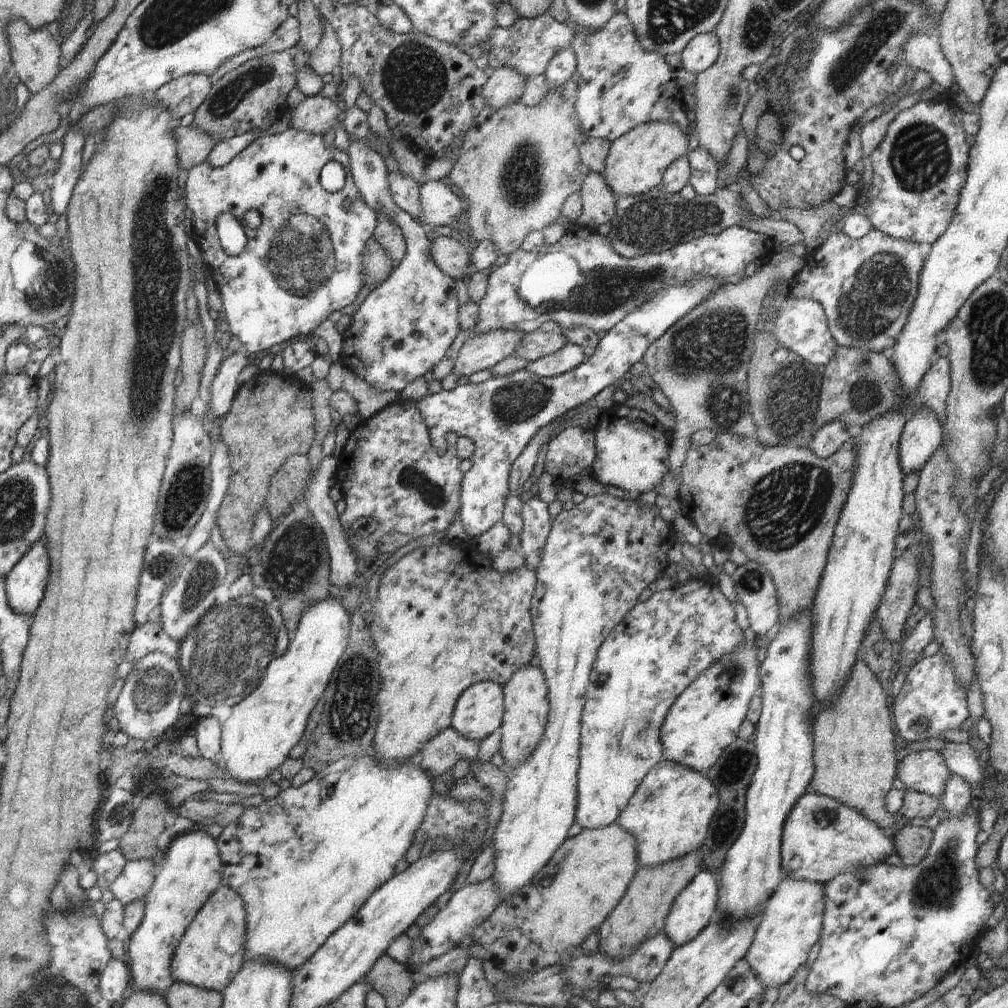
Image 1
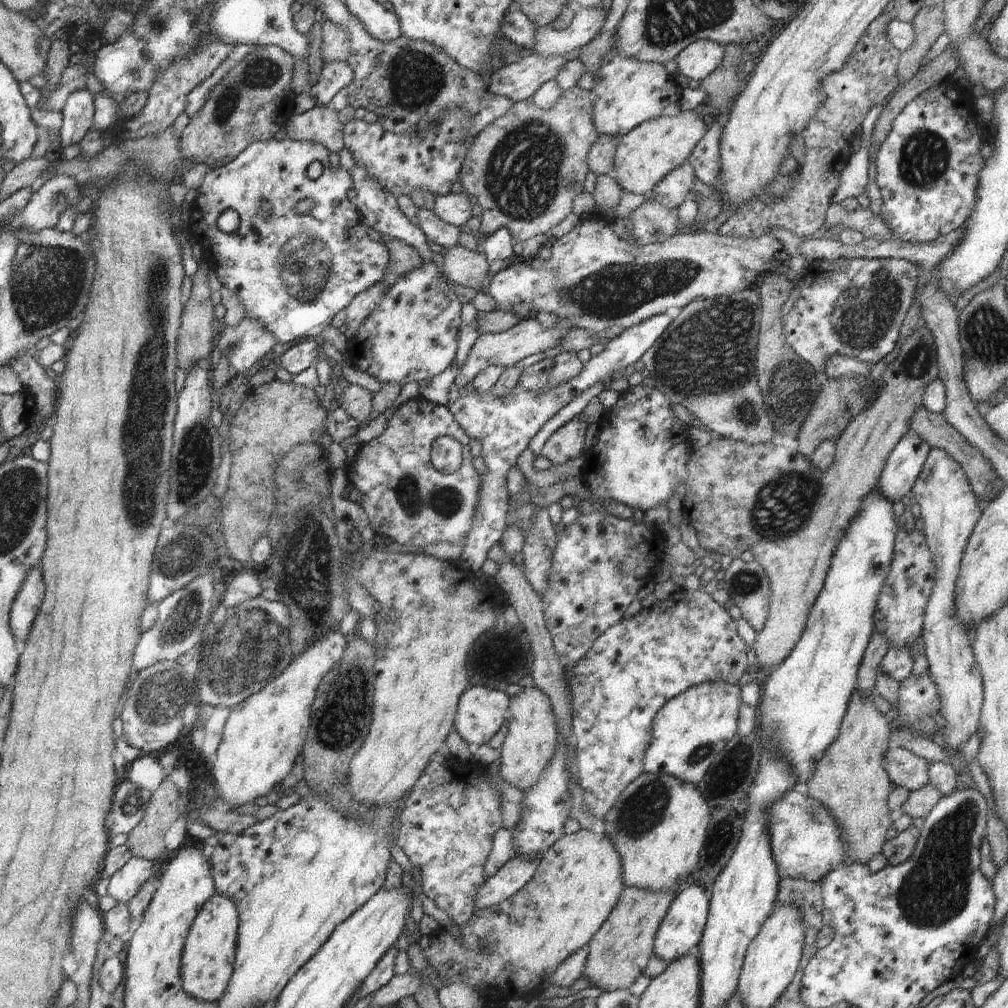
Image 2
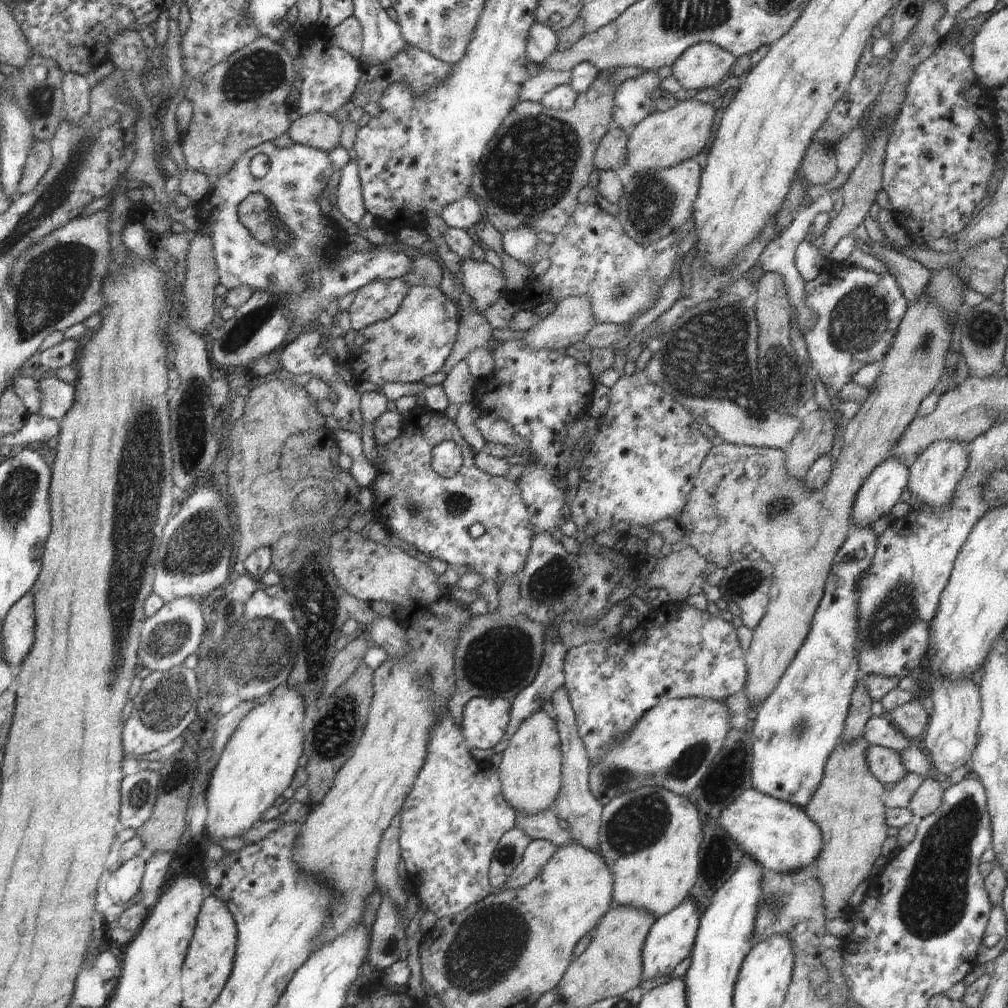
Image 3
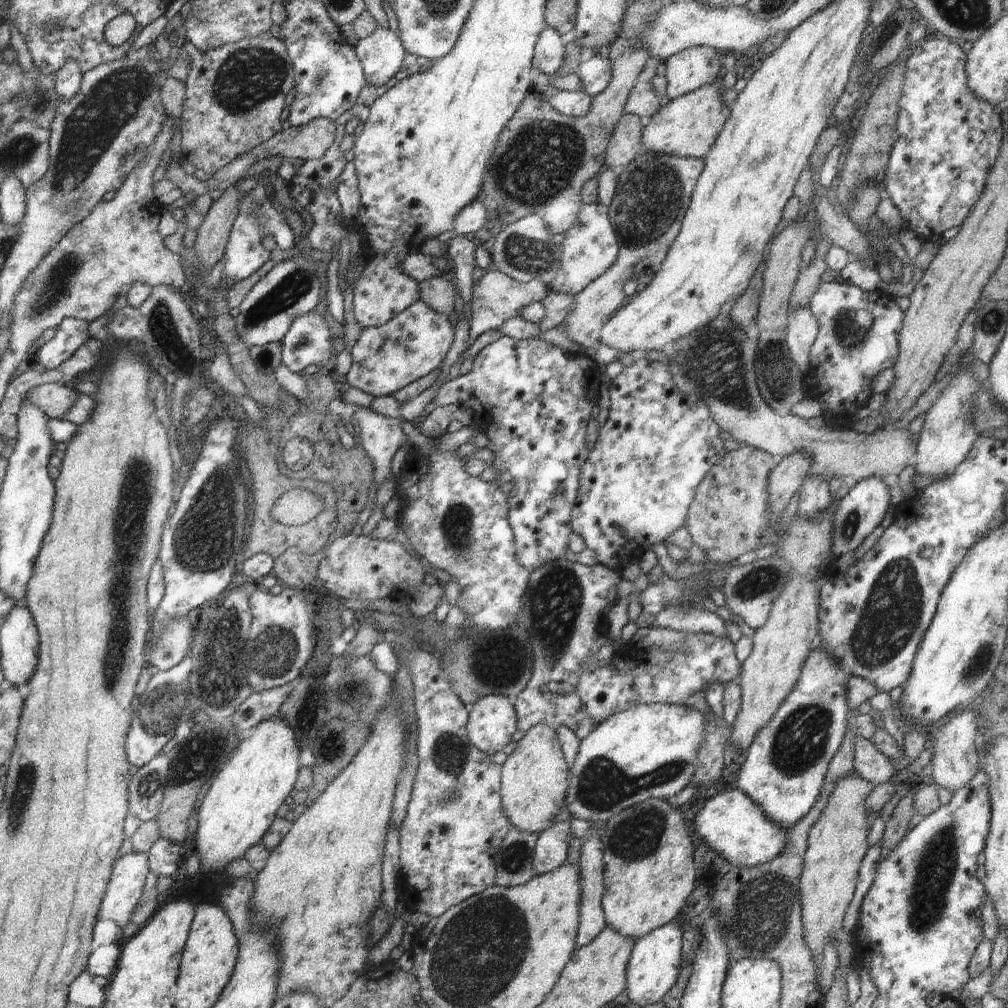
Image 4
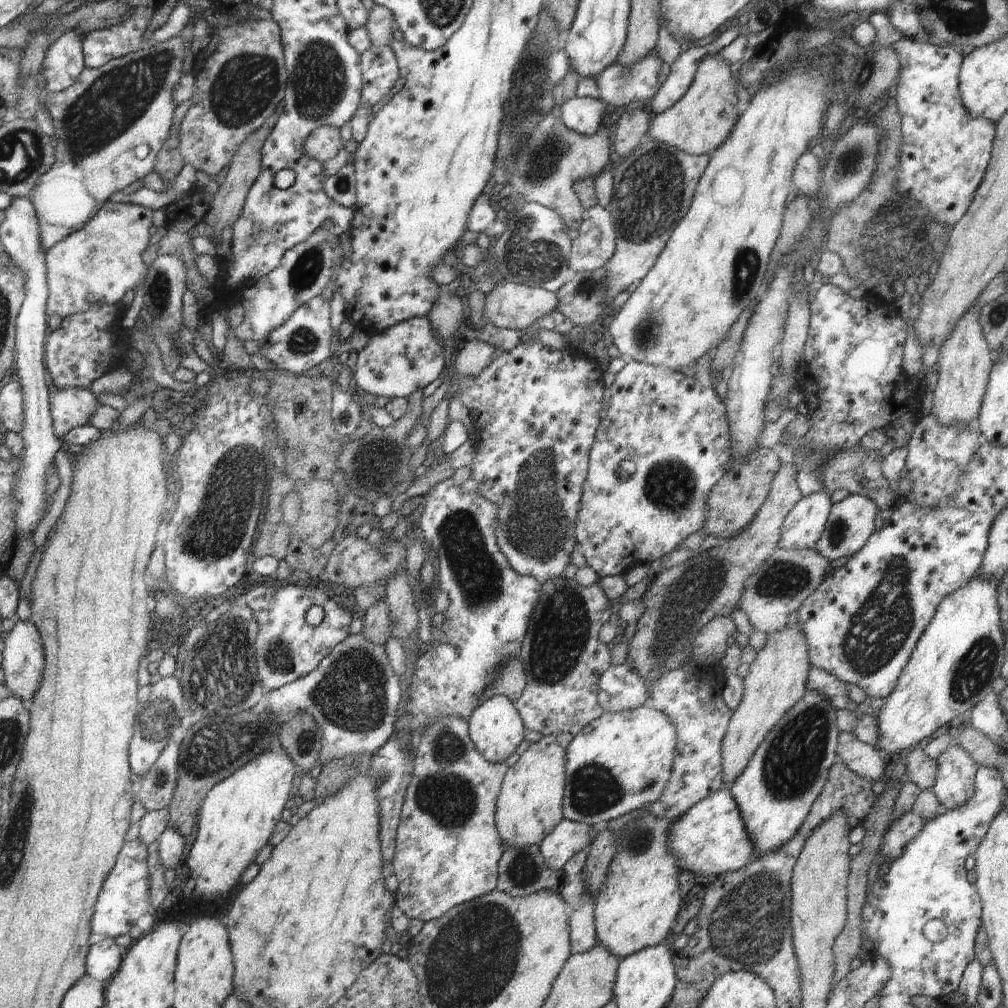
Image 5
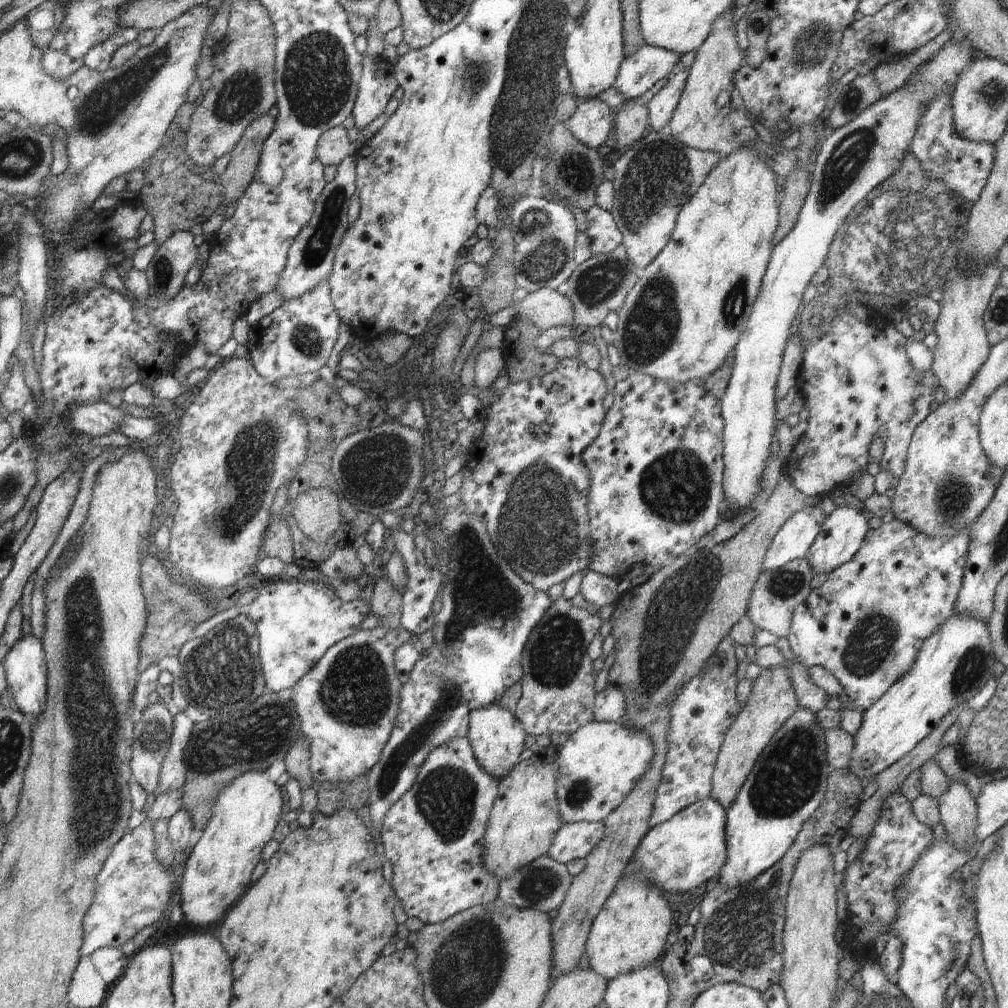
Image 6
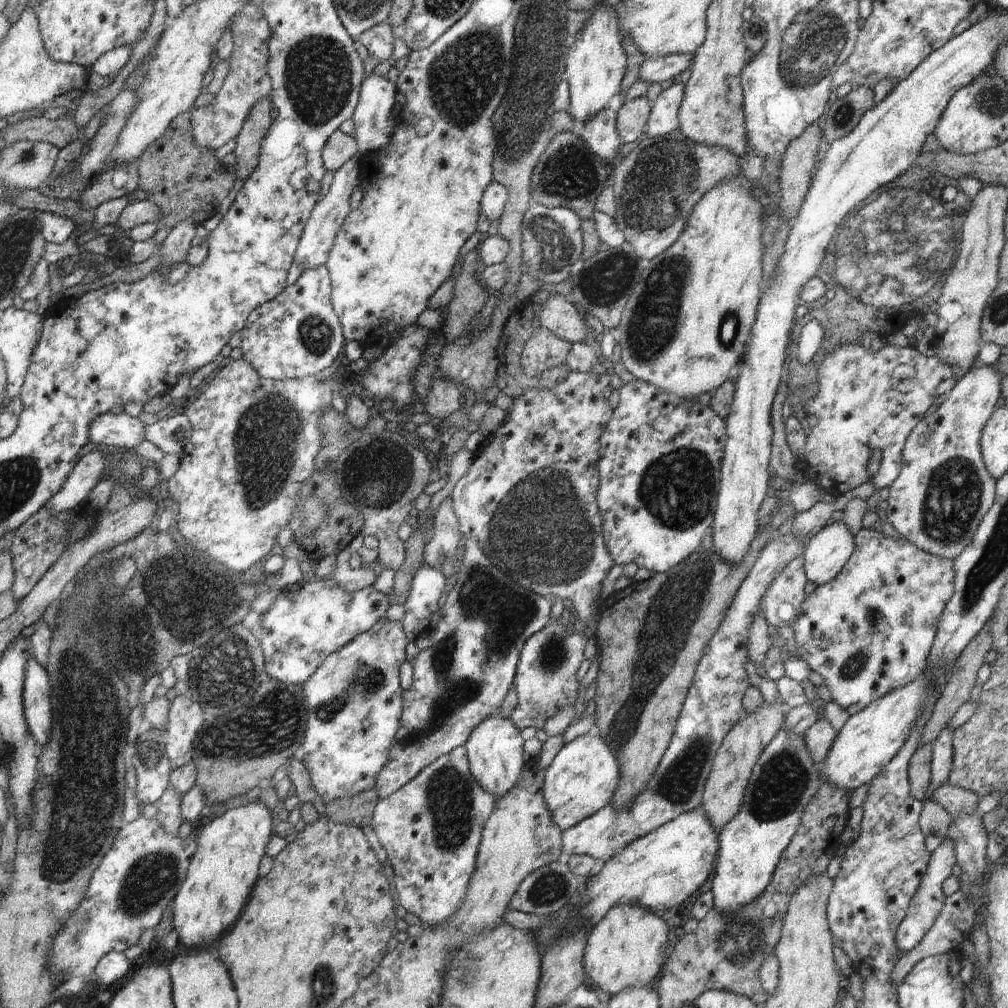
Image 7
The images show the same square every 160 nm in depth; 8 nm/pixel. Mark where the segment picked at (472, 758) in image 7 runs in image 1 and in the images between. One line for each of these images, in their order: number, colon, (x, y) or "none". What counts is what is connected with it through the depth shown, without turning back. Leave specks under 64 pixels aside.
1: (478, 713)
2: (481, 711)
3: (484, 724)
4: (492, 721)
5: (496, 728)
6: (496, 736)

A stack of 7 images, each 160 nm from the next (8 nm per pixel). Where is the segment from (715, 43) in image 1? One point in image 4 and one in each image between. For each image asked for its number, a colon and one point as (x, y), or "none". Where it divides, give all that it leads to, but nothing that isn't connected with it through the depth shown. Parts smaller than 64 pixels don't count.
2: (698, 60)
3: (703, 65)
4: (686, 71)

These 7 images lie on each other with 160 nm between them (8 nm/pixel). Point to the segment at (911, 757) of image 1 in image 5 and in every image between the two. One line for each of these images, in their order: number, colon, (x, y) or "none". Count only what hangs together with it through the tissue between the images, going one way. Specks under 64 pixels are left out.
2: (905, 769)
3: (885, 764)
4: (874, 766)
5: (862, 759)

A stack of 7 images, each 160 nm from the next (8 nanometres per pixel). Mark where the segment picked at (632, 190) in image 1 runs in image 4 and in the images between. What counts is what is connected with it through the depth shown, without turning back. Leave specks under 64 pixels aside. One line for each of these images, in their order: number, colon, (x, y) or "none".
2: (651, 150)
3: (663, 139)
4: (687, 126)

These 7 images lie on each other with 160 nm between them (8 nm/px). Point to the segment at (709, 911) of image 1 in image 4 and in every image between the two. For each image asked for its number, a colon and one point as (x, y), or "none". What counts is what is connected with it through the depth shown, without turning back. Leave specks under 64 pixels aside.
2: (680, 930)
3: (670, 940)
4: (651, 971)

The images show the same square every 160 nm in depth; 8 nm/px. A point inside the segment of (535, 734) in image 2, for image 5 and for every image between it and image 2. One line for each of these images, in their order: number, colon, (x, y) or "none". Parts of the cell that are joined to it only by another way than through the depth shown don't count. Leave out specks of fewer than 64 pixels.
3: (530, 773)
4: (534, 779)
5: (529, 806)

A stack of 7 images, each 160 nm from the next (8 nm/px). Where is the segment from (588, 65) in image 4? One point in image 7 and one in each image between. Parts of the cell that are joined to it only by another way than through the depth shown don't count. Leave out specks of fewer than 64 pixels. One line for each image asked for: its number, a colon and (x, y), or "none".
5: (623, 86)
6: (638, 73)
7: (658, 69)

